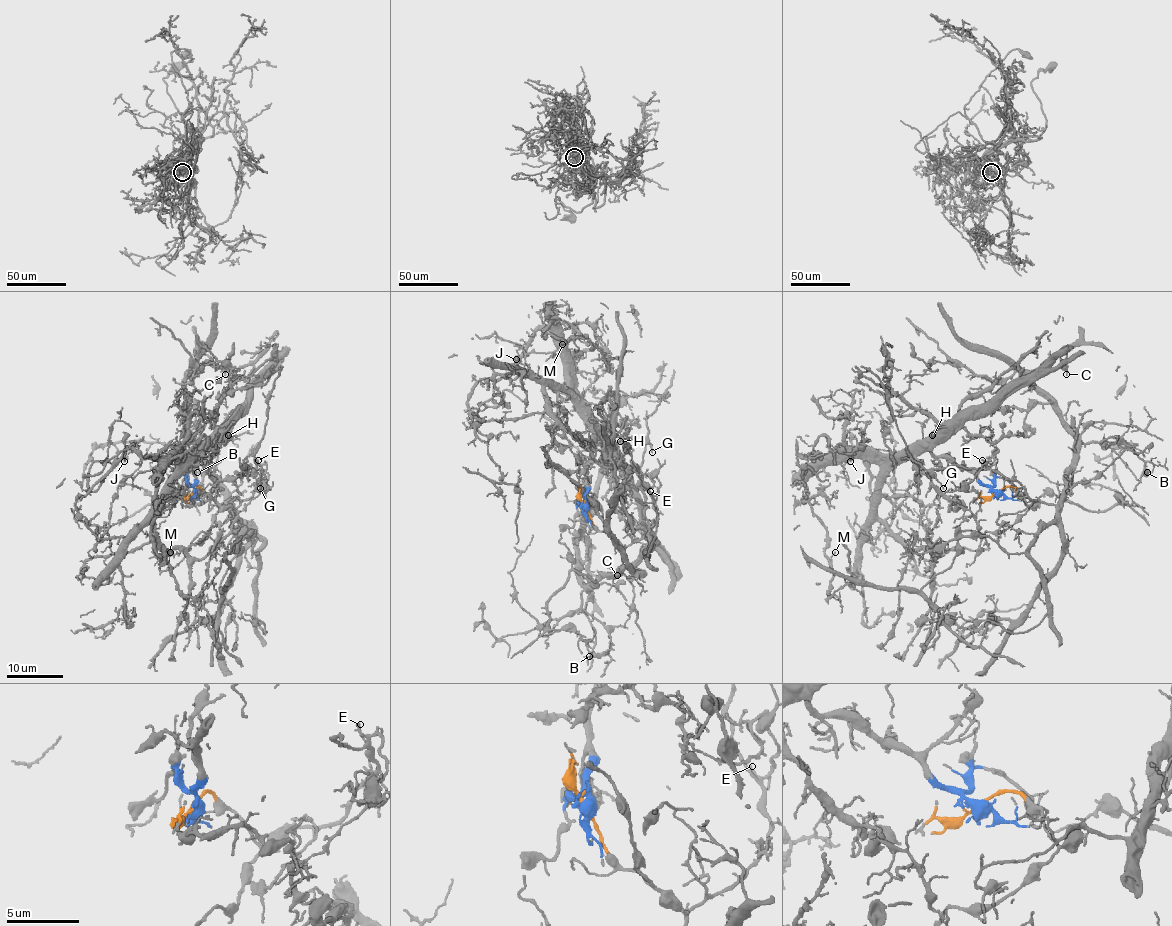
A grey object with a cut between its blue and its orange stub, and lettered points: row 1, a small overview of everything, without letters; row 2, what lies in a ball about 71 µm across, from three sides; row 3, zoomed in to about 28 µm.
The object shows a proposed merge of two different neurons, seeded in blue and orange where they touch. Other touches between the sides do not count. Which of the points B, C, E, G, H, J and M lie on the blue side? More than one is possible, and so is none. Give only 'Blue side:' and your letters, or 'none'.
Blue side: H, J, M

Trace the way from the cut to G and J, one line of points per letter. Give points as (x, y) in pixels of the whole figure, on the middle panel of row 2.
G: (585, 506), (592, 523), (623, 547), (639, 542), (657, 515), (642, 479), (647, 442), (652, 452)
J: (585, 506), (586, 462), (596, 435), (586, 424), (582, 395), (565, 375), (559, 340), (541, 327), (515, 360)

